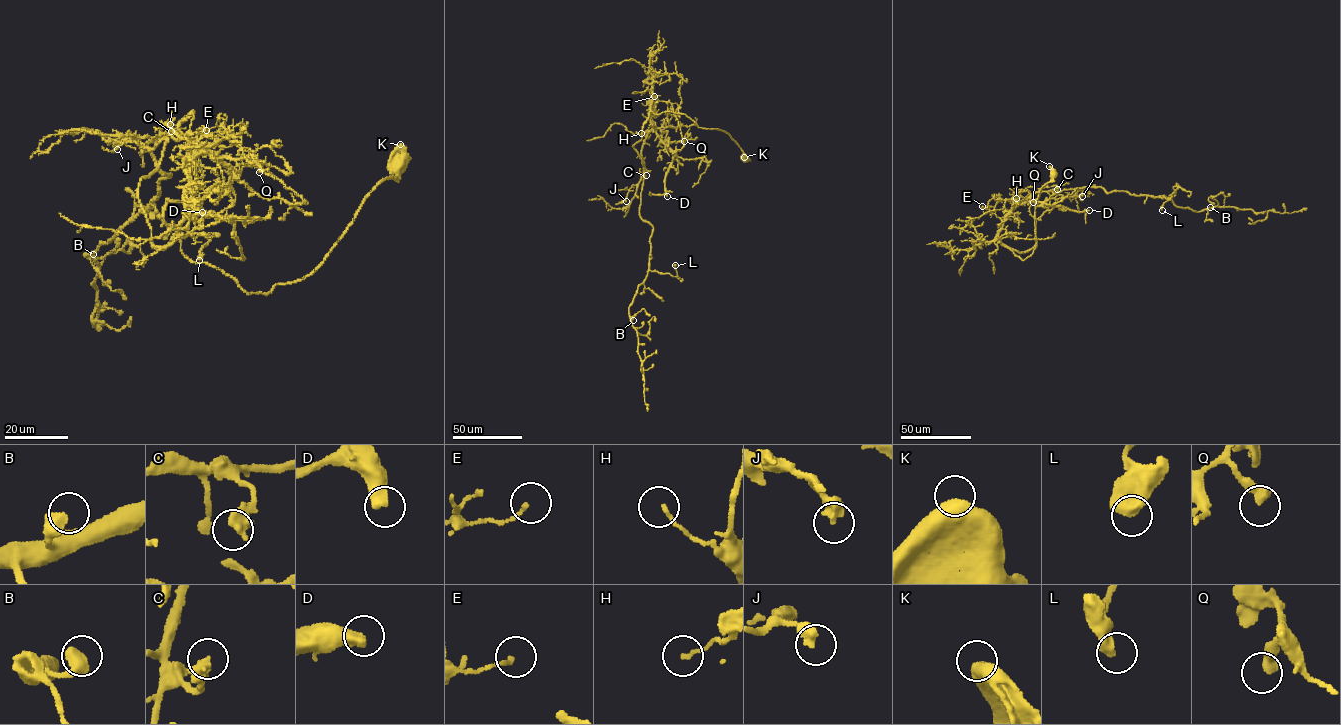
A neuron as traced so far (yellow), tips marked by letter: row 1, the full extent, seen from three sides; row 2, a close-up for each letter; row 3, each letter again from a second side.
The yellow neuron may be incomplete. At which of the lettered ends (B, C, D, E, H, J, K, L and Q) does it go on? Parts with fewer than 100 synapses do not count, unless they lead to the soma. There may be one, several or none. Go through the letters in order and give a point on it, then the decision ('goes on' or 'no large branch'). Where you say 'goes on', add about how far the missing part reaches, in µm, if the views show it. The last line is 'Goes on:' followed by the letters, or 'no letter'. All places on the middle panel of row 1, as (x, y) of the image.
B: at (633, 320); no large branch
C: at (646, 175); no large branch
D: at (667, 196); goes on; about 60 µm are missing
E: at (654, 96); no large branch
H: at (641, 133); no large branch
J: at (626, 201); no large branch
K: at (744, 157); no large branch
L: at (675, 265); no large branch
Q: at (684, 141); no large branch
Goes on: D

